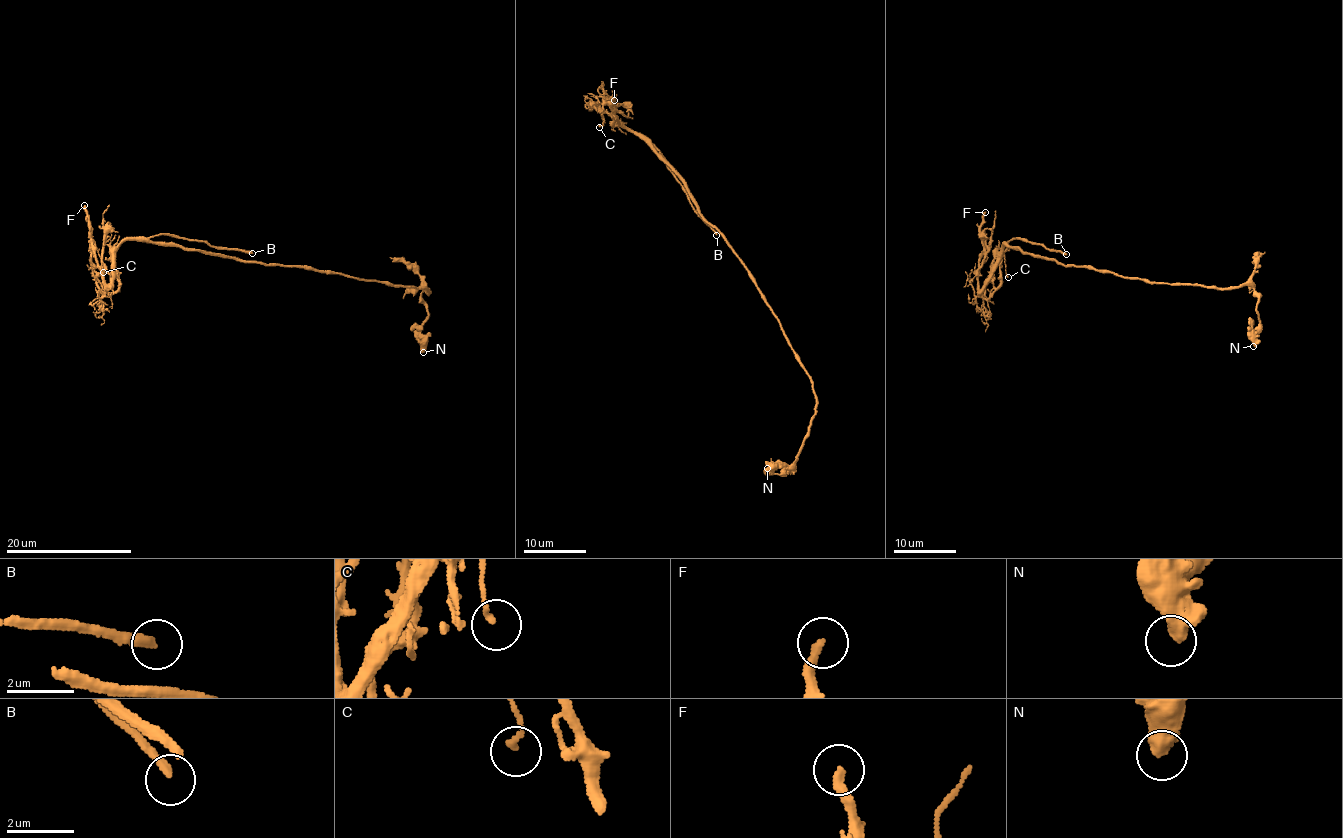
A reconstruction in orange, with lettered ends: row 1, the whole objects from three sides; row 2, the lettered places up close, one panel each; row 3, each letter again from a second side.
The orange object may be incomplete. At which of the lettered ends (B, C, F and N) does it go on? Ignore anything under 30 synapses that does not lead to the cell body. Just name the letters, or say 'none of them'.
B

